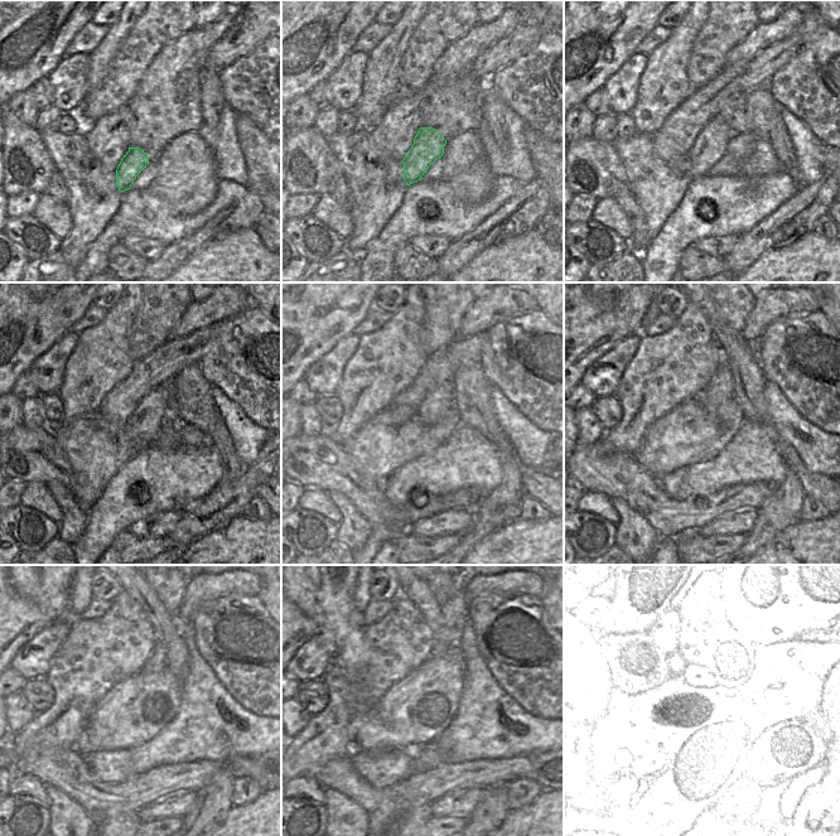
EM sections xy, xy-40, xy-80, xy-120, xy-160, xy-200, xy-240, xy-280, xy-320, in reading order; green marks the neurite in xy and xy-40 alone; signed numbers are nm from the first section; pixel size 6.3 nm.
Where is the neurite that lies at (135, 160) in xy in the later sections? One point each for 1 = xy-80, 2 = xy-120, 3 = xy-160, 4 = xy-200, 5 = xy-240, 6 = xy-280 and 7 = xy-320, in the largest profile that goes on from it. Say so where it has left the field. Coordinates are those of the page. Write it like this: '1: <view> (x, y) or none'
1: xy-80 (710, 144)
2: xy-120 (151, 414)
3: xy-160 (434, 406)
4: xy-200 (720, 388)
5: xy-240 (157, 661)
6: xy-280 (454, 615)
7: xy-320 (730, 622)

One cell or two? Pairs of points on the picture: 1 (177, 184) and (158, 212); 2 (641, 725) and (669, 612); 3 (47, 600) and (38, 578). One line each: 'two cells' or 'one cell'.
1: two cells
2: two cells
3: one cell

